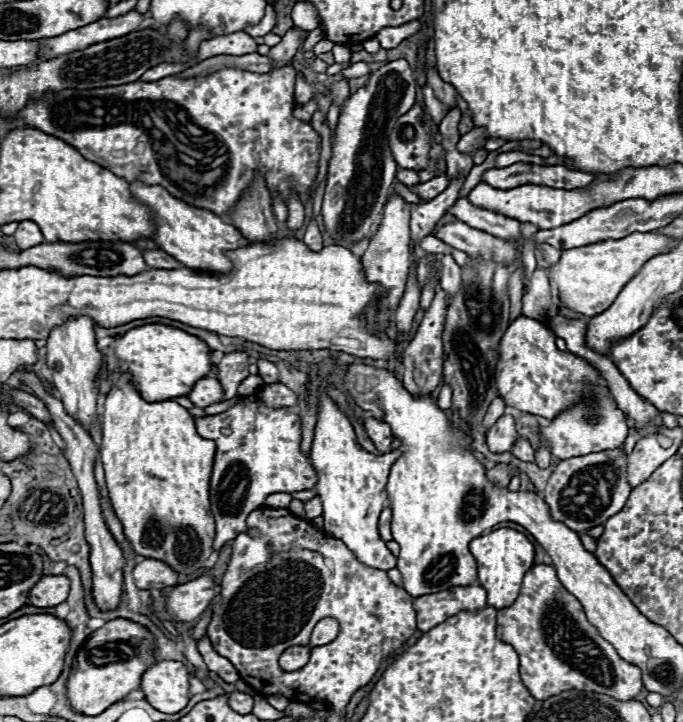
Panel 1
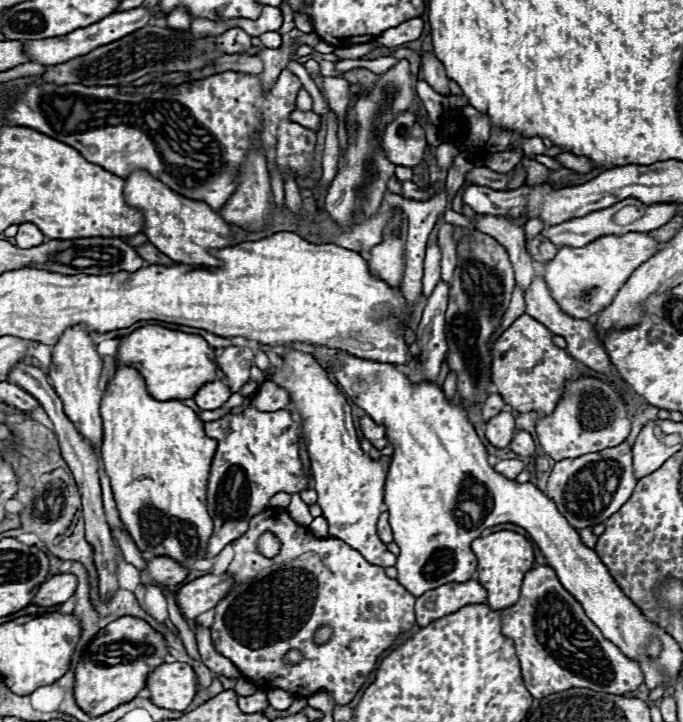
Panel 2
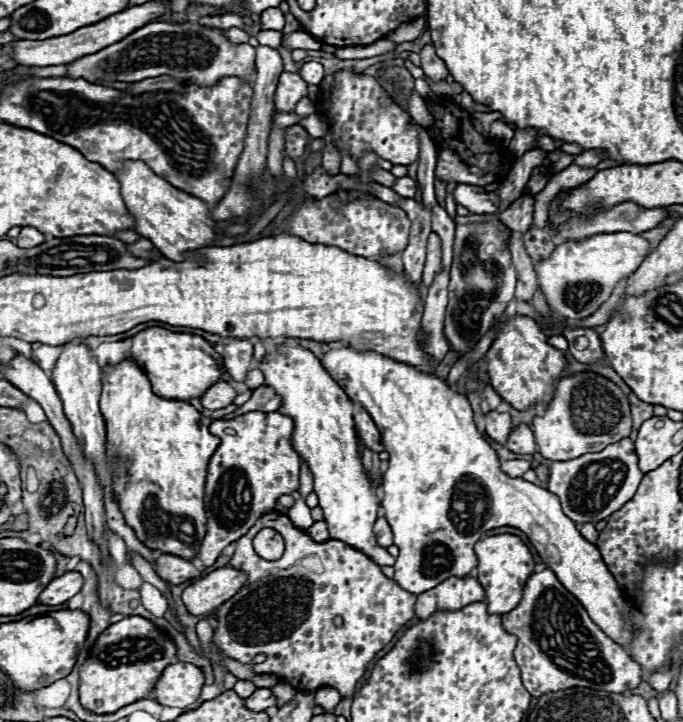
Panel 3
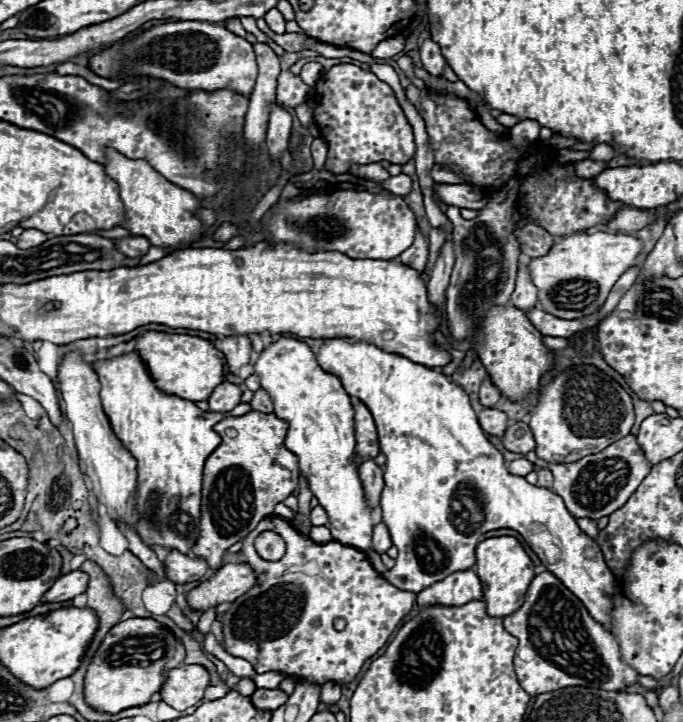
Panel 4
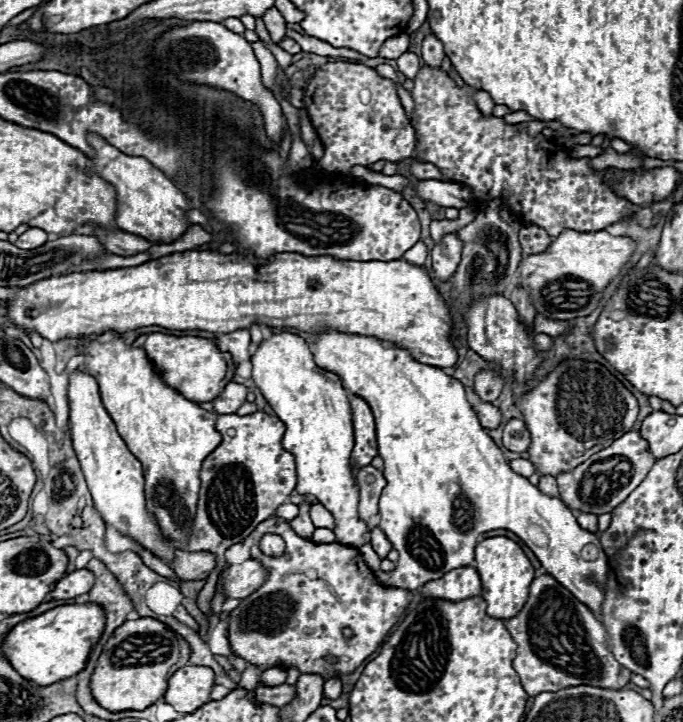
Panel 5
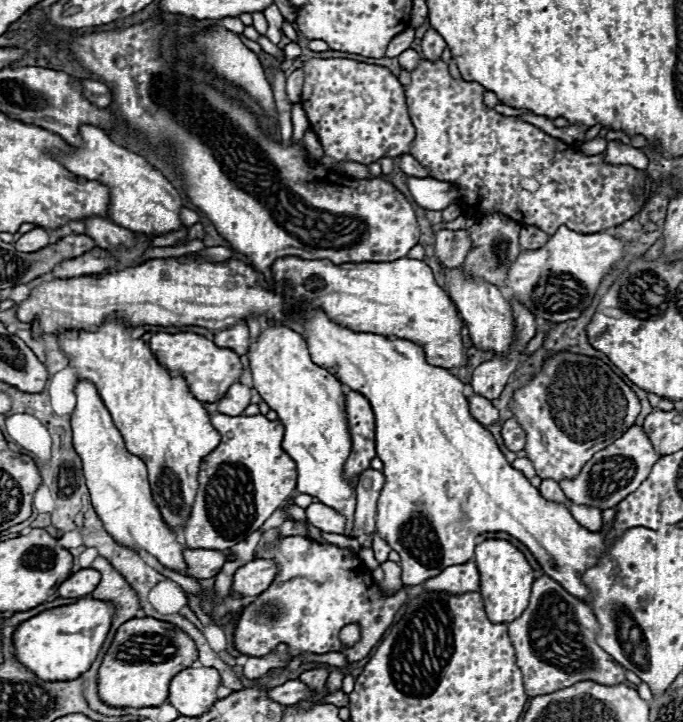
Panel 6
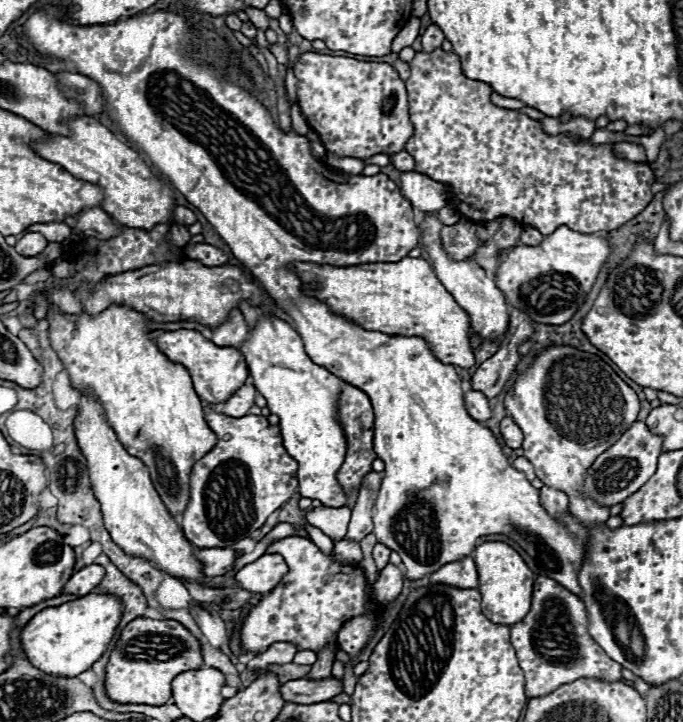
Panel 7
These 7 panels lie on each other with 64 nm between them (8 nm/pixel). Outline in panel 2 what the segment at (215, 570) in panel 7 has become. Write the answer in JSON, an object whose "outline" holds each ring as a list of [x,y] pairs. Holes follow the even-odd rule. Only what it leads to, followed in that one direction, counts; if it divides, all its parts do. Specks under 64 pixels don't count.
{"outline":[[[152,558],[148,560],[148,568],[140,574],[142,584],[160,584],[160,586],[176,586],[180,584],[190,570],[172,562],[172,558]]]}

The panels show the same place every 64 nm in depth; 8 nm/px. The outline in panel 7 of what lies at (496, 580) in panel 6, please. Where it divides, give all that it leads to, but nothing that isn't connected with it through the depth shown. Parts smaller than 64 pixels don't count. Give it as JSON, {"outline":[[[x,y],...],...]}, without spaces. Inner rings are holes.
{"outline":[[[484,542],[474,550],[474,562],[478,566],[478,590],[482,594],[482,612],[496,624],[512,626],[528,614],[532,604],[534,572],[524,564],[520,554],[504,542]]]}

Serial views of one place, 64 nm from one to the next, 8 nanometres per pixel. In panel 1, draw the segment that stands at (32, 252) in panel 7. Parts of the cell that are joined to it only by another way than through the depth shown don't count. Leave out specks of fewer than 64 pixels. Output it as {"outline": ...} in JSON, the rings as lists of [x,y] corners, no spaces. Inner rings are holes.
{"outline":[[[24,220],[24,222],[20,222],[20,226],[18,226],[16,234],[14,234],[14,240],[16,240],[16,244],[18,244],[20,250],[26,250],[26,248],[42,244],[44,236],[42,236],[40,228],[34,222]]]}

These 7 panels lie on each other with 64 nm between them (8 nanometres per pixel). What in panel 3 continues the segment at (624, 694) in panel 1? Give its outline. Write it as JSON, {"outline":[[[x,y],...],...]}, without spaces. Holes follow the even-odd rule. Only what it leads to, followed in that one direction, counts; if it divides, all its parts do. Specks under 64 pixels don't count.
{"outline":[[[552,570],[534,572],[528,578],[522,602],[502,616],[502,624],[508,634],[518,638],[514,660],[520,668],[522,684],[532,696],[574,686],[622,694],[642,682],[640,666],[590,620],[580,602],[564,590]]]}

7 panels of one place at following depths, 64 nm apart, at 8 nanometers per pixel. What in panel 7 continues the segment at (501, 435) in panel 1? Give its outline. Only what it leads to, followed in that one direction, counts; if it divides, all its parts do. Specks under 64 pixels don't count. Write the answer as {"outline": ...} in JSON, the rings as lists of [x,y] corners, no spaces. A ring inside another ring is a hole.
{"outline":[[[468,390],[464,394],[464,404],[466,404],[466,410],[468,414],[478,420],[478,422],[484,422],[492,416],[492,410],[490,410],[490,404],[488,404],[488,398],[478,392],[478,390]]]}

